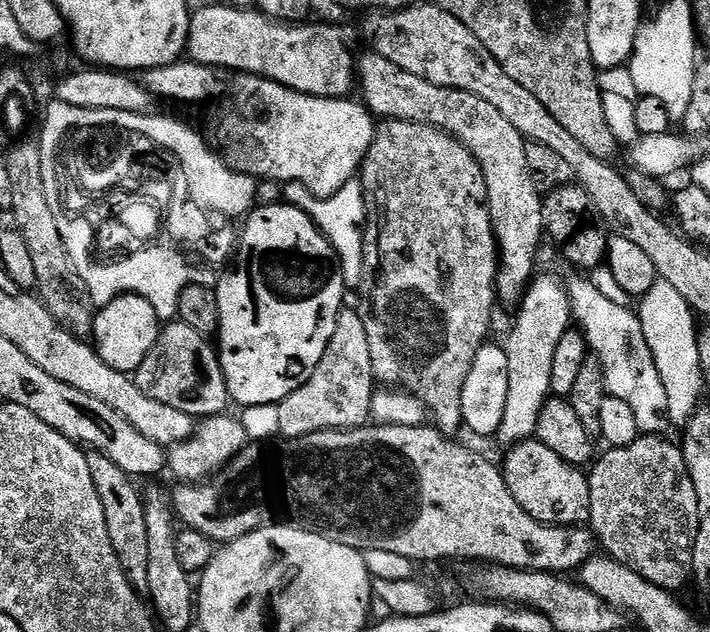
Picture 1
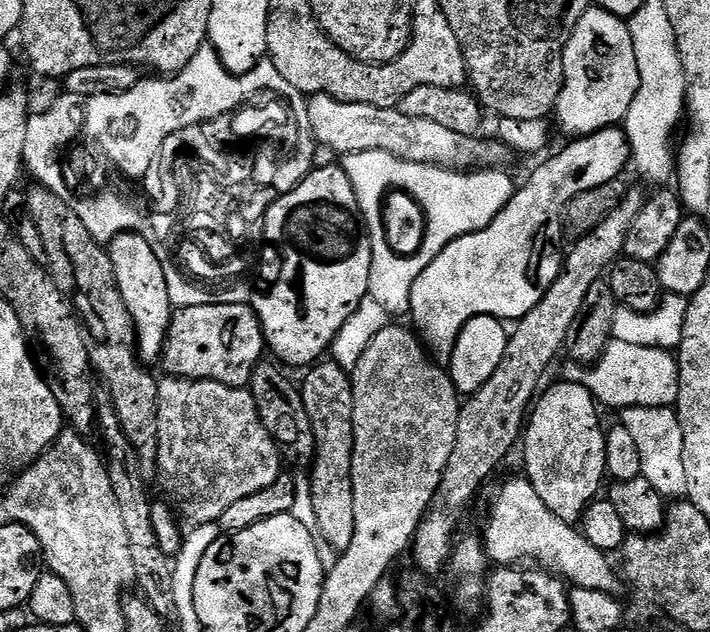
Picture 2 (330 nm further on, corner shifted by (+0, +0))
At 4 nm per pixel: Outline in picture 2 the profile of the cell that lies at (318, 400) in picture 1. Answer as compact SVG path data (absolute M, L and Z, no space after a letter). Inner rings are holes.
M328 358L323 362L317 362L307 369L304 384L302 380L302 402L306 402L306 414L310 414L310 426L314 426L314 440L316 442L316 457L312 459L310 479L312 481L312 501L314 502L314 514L318 518L318 536L325 545L329 544L336 554L347 550L354 537L354 489L351 486L351 458L354 454L354 394L352 393L352 381L349 369L343 368L335 360Z

